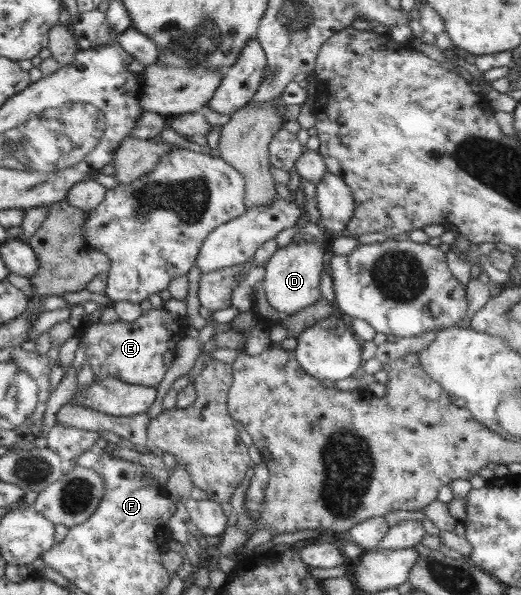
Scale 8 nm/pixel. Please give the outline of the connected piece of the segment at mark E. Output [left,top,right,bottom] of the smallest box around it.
[79,309,177,387]

